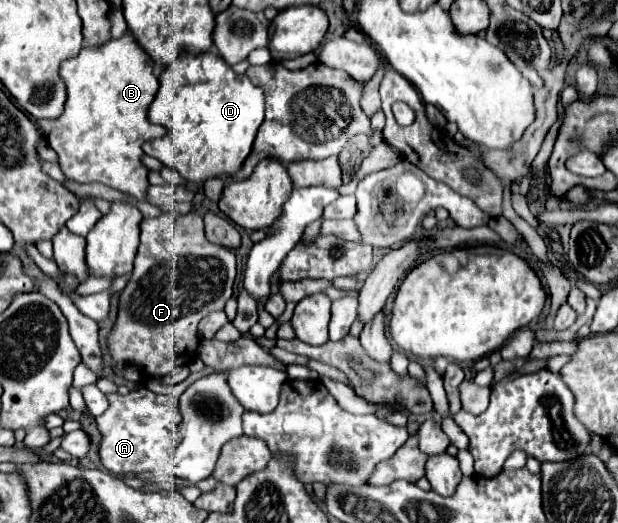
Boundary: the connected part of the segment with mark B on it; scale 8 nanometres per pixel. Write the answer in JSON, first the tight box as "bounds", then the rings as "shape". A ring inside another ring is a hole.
{"bounds":[38,31,166,201],"shape":[[[126,31],[120,39],[110,39],[98,47],[82,47],[76,57],[62,61],[60,75],[68,85],[68,99],[64,113],[58,119],[38,121],[48,145],[58,153],[60,169],[64,175],[78,183],[104,183],[114,187],[122,193],[128,193],[136,201],[148,201],[146,189],[148,183],[148,169],[142,165],[142,143],[148,139],[164,137],[166,129],[162,125],[154,125],[148,121],[148,109],[158,91],[158,77],[154,75],[154,61],[150,55],[140,47],[130,31]]]}

